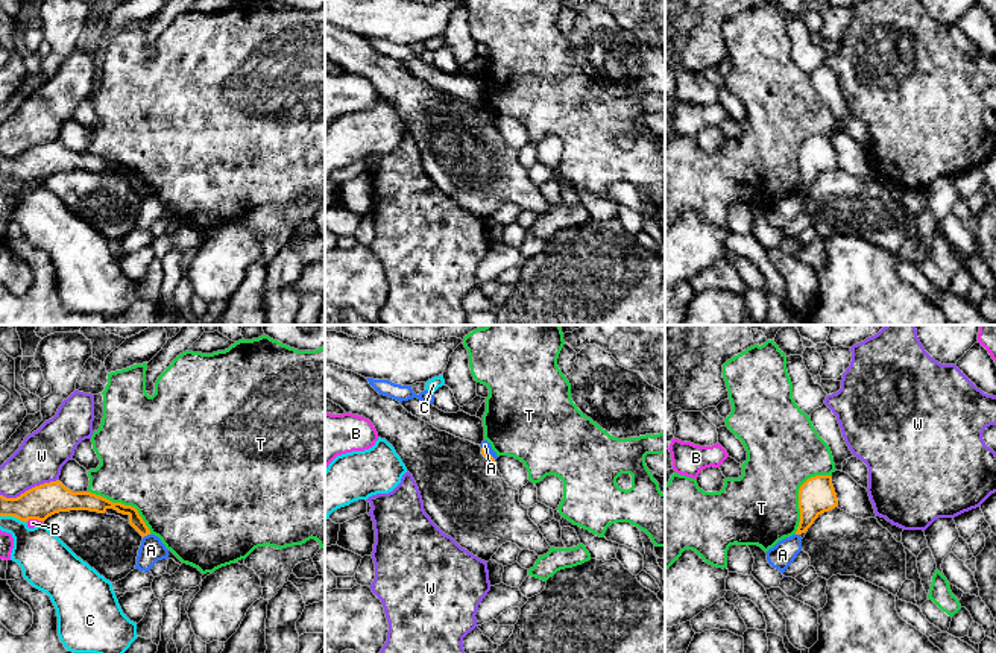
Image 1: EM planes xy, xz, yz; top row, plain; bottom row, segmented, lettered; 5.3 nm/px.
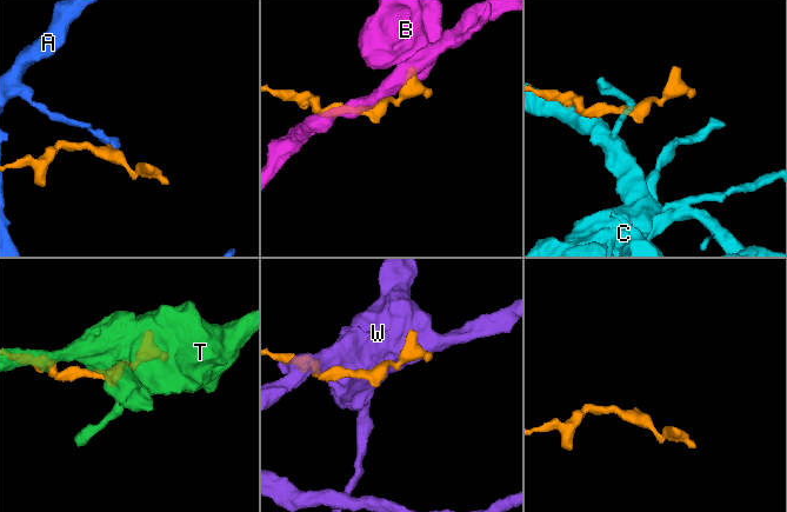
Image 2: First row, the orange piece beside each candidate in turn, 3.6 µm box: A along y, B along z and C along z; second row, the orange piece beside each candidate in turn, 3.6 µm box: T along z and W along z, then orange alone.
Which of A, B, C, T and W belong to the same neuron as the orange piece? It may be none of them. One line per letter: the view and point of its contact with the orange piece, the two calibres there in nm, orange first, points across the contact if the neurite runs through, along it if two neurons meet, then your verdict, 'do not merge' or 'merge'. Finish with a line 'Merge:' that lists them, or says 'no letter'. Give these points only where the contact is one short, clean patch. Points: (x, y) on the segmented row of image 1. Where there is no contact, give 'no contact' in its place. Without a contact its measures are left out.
A: meets orange in xy at (146, 535); 70 nm thick on the orange side, 130 nm on the other; border along xy (149, 533), (143, 538); do not merge
B: meets orange in xy at (35, 518); 180 nm thick on the orange side, 50 nm on the other; border along xy (26, 521), (43, 521); do not merge
C: meets orange in xy at (14, 517); 180 nm thick on the orange side, 260 nm on the other; do not merge
T: meets orange in yz at (799, 495); 190 nm thick on the orange side, 400 nm on the other; do not merge
W: meets orange in xy at (29, 489); 180 nm thick on the orange side, 260 nm on the other; do not merge
Merge: no letter

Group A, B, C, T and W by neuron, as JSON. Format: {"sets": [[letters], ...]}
{"sets": [["A"], ["B"], ["C"], ["T"], ["W"]]}

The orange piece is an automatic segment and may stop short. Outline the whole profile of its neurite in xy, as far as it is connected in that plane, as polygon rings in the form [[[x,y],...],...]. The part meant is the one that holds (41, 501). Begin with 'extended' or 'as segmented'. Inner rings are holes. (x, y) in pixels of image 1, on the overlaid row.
as segmented; [[[59,480],[35,486],[17,498],[0,495],[0,516],[14,516],[27,522],[29,519],[46,521],[59,512],[90,510],[105,513],[114,509],[129,516],[129,524],[144,538],[150,535],[149,527],[132,506],[112,503],[91,492],[73,492]]]

